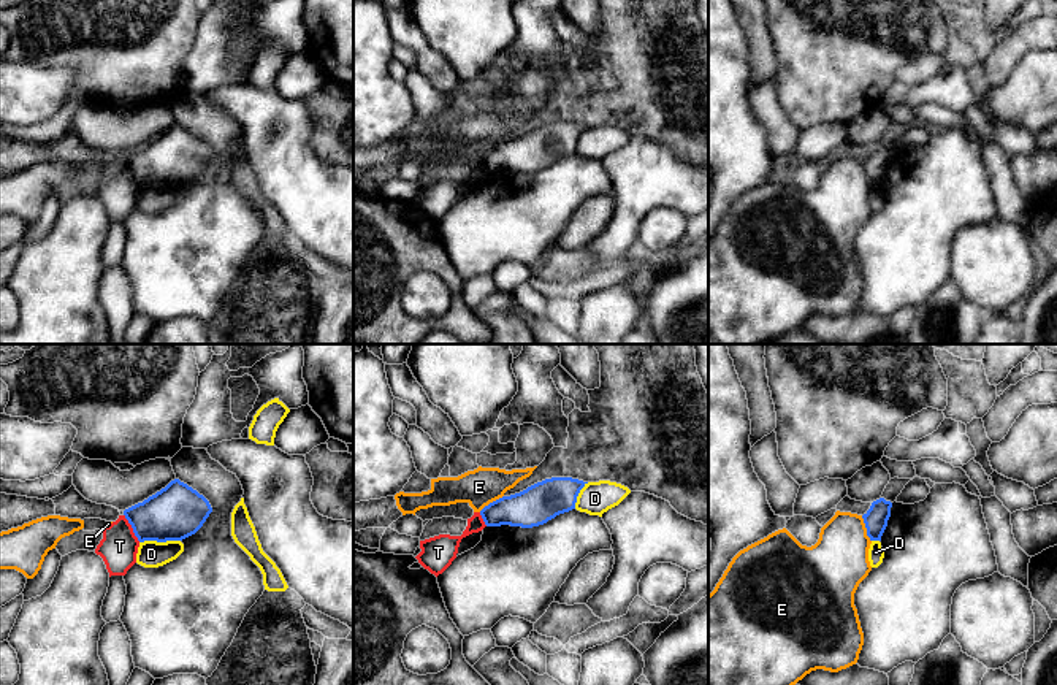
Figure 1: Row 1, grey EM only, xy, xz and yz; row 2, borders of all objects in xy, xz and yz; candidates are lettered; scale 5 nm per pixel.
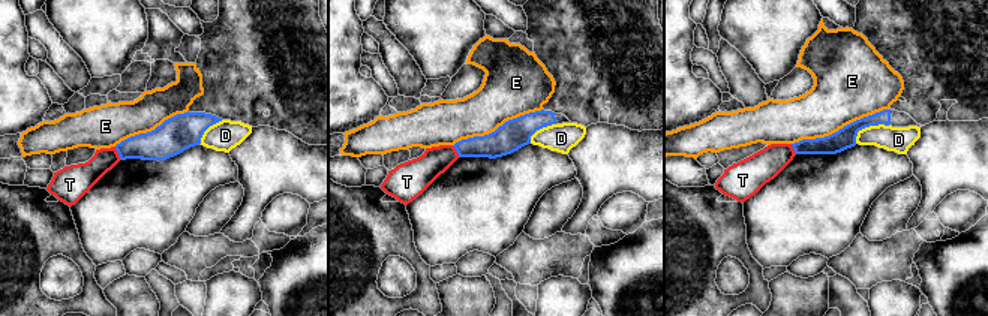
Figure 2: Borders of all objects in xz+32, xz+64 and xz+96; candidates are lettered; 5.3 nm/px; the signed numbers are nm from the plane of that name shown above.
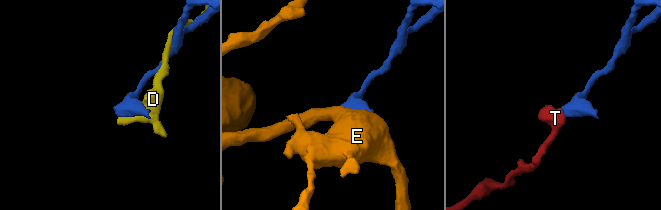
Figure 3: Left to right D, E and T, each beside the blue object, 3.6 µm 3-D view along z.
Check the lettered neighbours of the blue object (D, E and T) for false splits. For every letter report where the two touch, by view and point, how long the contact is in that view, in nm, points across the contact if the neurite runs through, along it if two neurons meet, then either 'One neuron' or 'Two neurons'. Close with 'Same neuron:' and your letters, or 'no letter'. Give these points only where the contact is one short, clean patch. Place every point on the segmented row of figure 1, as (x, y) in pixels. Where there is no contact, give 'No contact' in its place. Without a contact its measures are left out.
D: Touches blue at xy (159, 541). Shared border 200 nm. Two neurons
E: Touches blue at yz (866, 527). Shared border 140 nm. Two neurons
T: Touches blue at xy (132, 527). Shared border 170 nm. Boundary: xy (124, 514), (140, 541). Two neurons
Same neuron: no letter

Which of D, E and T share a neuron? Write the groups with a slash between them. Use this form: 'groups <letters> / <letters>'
groups D / E / T

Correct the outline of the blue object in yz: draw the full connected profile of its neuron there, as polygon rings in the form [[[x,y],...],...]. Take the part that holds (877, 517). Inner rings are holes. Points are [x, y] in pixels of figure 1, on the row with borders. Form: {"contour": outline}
{"contour": [[[880,498],[873,501],[870,509],[862,515],[870,541],[881,541],[891,517],[891,507],[891,501]]]}

